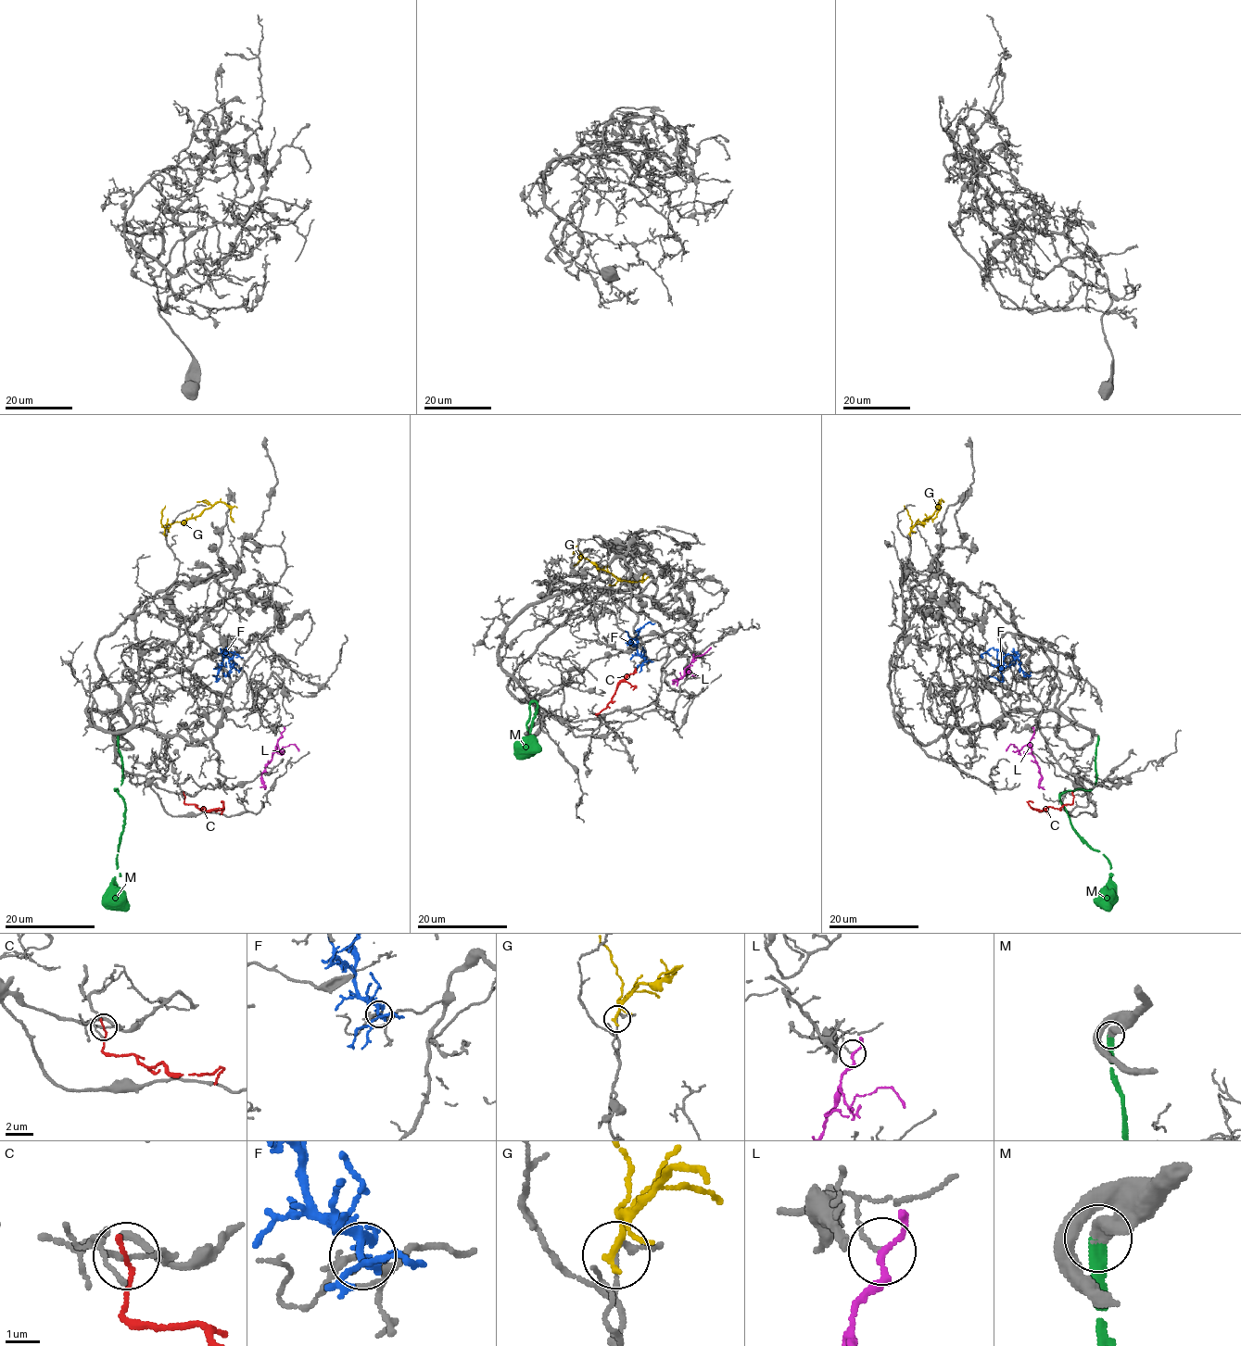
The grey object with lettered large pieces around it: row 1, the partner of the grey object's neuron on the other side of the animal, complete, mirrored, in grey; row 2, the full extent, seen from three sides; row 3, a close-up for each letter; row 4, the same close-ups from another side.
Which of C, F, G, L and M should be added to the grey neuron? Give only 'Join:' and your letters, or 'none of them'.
Join: M

